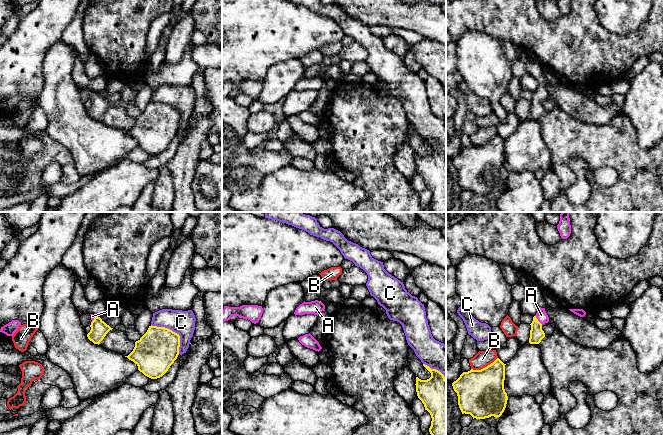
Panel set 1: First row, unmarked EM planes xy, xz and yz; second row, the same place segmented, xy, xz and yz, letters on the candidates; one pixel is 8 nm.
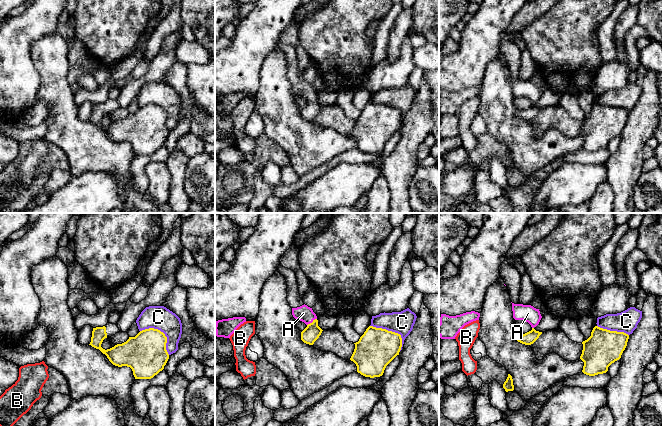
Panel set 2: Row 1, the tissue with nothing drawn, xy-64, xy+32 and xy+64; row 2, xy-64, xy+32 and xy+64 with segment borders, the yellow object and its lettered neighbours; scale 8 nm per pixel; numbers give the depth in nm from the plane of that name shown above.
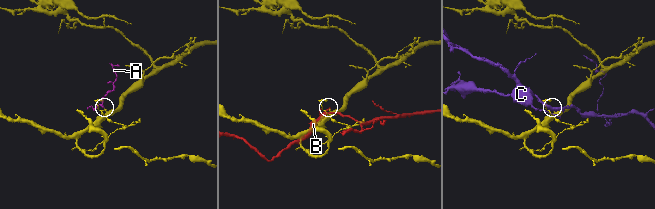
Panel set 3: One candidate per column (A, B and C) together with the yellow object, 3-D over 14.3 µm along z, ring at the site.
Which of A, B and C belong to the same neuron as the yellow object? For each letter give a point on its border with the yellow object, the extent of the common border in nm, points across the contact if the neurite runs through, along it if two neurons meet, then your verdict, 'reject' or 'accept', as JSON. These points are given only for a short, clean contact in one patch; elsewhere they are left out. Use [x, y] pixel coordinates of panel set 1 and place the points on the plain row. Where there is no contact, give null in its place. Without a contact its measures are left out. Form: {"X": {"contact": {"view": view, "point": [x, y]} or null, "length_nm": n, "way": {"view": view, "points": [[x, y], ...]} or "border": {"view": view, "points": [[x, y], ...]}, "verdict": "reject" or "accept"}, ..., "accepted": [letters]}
{"A": {"contact": {"view": "yz", "point": [537, 96]}, "length_nm": 100, "way": {"view": "yz", "points": [[537, 110], [537, 96], [541, 91]]}, "verdict": "accept"}, "B": {"contact": {"view": "yz", "point": [485, 143]}, "length_nm": 240, "verdict": "reject"}, "C": {"contact": {"view": "xy", "point": [174, 108]}, "length_nm": 340, "verdict": "reject"}, "accepted": ["A"]}

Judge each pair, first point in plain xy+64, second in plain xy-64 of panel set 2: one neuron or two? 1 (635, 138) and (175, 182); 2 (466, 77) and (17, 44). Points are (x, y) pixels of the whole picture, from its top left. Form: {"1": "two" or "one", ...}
{"1": "one", "2": "one"}

